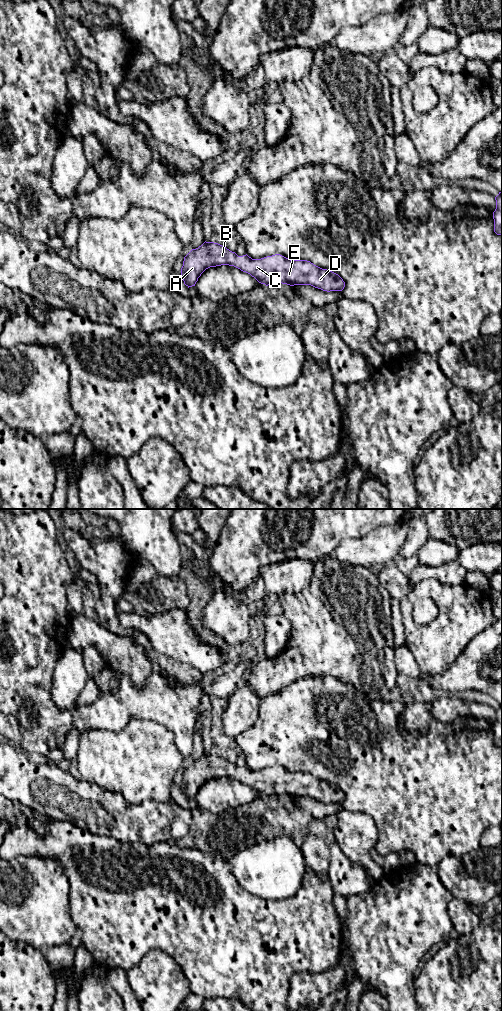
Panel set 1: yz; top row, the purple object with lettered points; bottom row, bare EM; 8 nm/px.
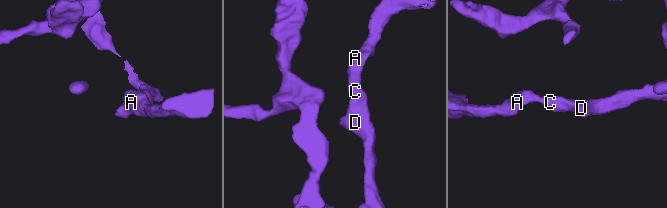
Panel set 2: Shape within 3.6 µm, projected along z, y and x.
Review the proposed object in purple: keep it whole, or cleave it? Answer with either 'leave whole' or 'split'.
leave whole

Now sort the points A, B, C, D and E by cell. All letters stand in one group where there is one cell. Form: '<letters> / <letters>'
A B C D E

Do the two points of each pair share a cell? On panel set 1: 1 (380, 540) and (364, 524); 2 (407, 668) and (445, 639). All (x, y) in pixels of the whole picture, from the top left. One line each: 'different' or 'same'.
1: different
2: different

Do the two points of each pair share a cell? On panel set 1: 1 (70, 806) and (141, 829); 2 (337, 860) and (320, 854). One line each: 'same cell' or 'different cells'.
1: same cell
2: different cells

